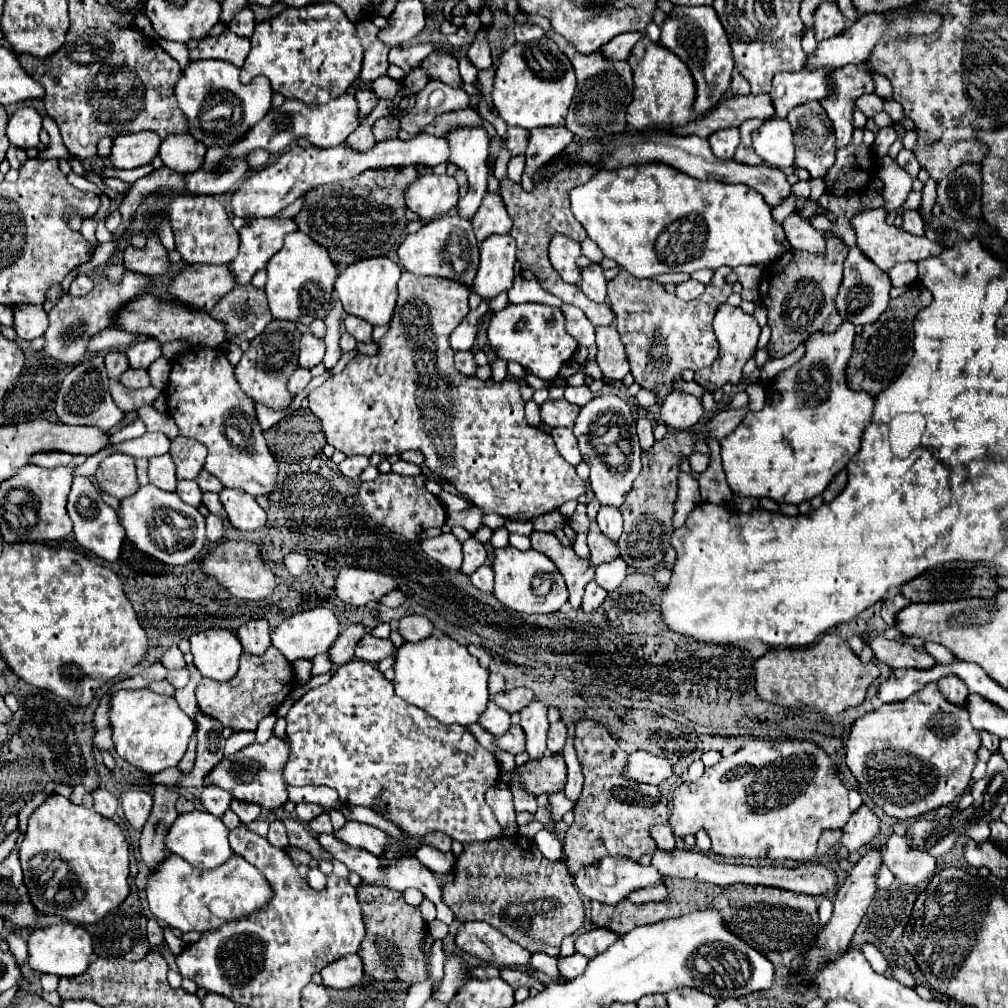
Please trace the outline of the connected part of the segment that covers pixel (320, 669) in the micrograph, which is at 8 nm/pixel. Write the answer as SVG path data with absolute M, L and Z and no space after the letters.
M321 654L313 658L313 674L323 674L323 672L331 672L333 664L329 660L329 654Z

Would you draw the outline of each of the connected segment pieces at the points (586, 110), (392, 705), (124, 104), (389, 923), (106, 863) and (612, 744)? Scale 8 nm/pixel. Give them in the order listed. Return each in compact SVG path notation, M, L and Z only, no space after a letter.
M555 30L545 32L545 36L557 42L557 46L563 50L563 54L571 60L571 64L575 68L575 74L577 74L575 98L571 102L571 110L567 114L565 126L575 136L579 136L581 140L587 140L587 138L605 138L605 136L623 132L627 128L625 110L627 110L627 104L633 98L633 72L631 72L631 66L627 64L627 60L611 62L611 60L607 60L601 54L601 50L597 50L593 54L579 54Z
M351 660L347 664L343 664L341 668L337 668L331 676L331 680L323 686L317 686L313 690L309 690L301 700L297 700L291 710L287 712L285 716L287 720L287 744L289 744L289 758L285 762L285 768L283 768L283 778L289 786L307 786L307 784L323 784L323 786L329 786L333 790L337 790L339 794L339 800L347 806L365 806L373 812L377 812L381 818L387 818L389 822L393 822L397 828L403 830L403 834L407 834L409 838L413 838L415 842L419 842L419 848L417 848L417 858L421 864L425 864L429 870L437 872L437 874L447 874L453 870L453 864L455 864L455 858L451 858L449 854L443 854L441 850L437 850L435 846L431 844L425 844L423 838L425 834L429 832L443 832L447 836L451 836L451 840L457 840L457 842L477 842L477 840L487 840L487 838L495 838L501 834L501 828L499 828L499 822L495 820L491 808L487 806L485 802L485 792L497 784L499 776L501 776L501 770L497 766L497 760L493 758L493 754L489 750L485 750L475 738L471 738L471 732L465 728L465 726L459 726L459 724L451 724L451 726L445 726L441 722L437 722L435 718L431 718L427 712L423 712L421 708L415 708L411 704L407 704L405 700L401 700L395 692L393 692L393 682L387 680L383 676L383 672L375 666L375 664L369 664L369 662L361 662L361 660Z
M97 4L91 8L95 14L87 14L87 6L77 8L81 22L71 20L65 44L49 58L19 54L23 70L45 88L45 110L57 122L67 150L79 160L89 160L95 154L97 140L117 138L119 132L153 130L161 138L185 132L189 124L173 94L181 78L177 60L135 30L117 28L111 20L101 18Z
M361 882L357 888L357 898L363 908L365 920L365 940L359 946L359 956L363 960L365 976L377 982L423 982L427 978L425 970L425 952L421 948L427 938L427 924L421 918L417 906L409 906L403 900L403 894L383 886L371 886Z
M53 794L31 814L19 858L31 902L41 914L57 914L79 924L99 922L129 896L129 846L123 830L95 810Z
M581 718L575 726L575 752L583 768L585 784L575 802L575 822L569 826L567 836L563 838L563 852L567 852L567 868L571 874L577 874L579 868L599 862L603 856L625 856L631 860L639 860L643 854L653 854L657 850L655 840L651 838L651 826L667 824L669 820L669 800L661 794L659 786L651 784L637 784L625 776L629 754L621 750L619 740L609 734L609 730L595 722L593 718Z

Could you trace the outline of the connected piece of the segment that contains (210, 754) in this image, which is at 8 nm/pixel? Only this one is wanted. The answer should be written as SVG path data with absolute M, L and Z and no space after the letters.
M197 714L197 758L193 764L193 770L189 774L183 774L179 768L167 768L155 776L149 778L151 784L169 784L169 786L203 786L203 778L207 772L223 758L225 738L223 738L223 724L211 716Z

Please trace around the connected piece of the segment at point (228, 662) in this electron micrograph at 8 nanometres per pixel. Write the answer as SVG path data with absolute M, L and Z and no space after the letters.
M209 628L193 634L191 654L195 656L195 666L201 676L213 680L231 680L239 668L239 656L243 652L239 638L231 630Z

